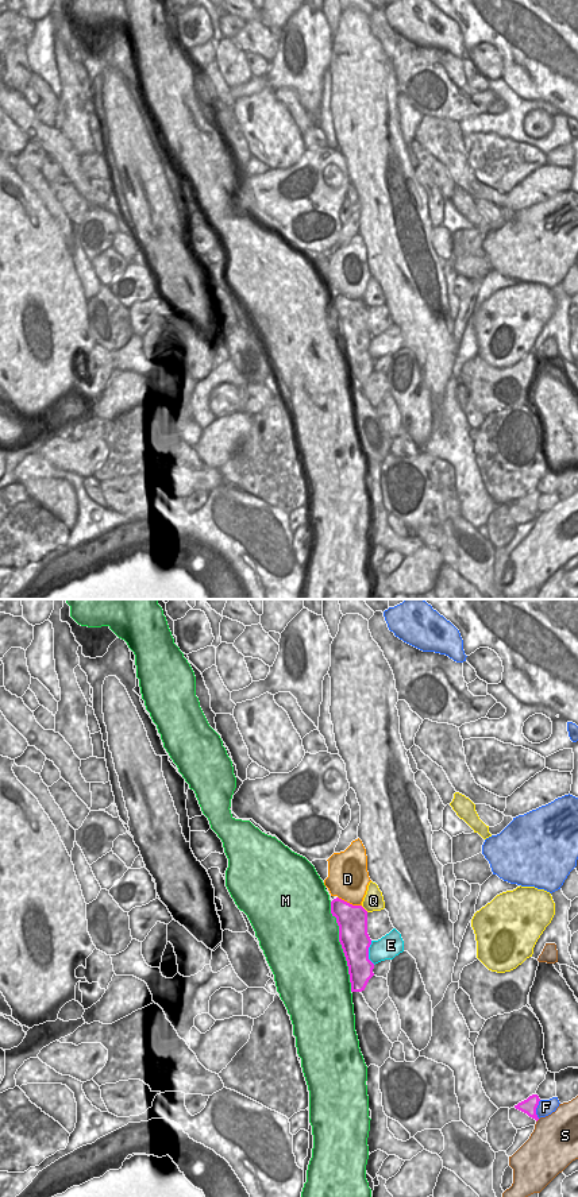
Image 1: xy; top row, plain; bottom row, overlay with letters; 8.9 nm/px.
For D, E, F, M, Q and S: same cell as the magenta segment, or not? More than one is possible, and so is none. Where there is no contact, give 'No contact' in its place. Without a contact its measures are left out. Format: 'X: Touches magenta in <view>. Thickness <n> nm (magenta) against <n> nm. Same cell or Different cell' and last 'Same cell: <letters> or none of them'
D: Touches magenta in xy. Thickness 260 nm (magenta) against 360 nm. Different cell
E: Touches magenta in xy. Thickness 260 nm (magenta) against 200 nm. Different cell
F: Touches magenta in xy. Thickness 130 nm (magenta) against 140 nm. Different cell
M: Touches magenta in xy. Thickness 260 nm (magenta) against 480 nm. Different cell
Q: Touches magenta in xy. Thickness 260 nm (magenta) against 180 nm. Different cell
S: No contact. Different cell
Same cell: none of them.

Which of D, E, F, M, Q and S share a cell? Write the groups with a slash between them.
D / E / F / M / Q / S

